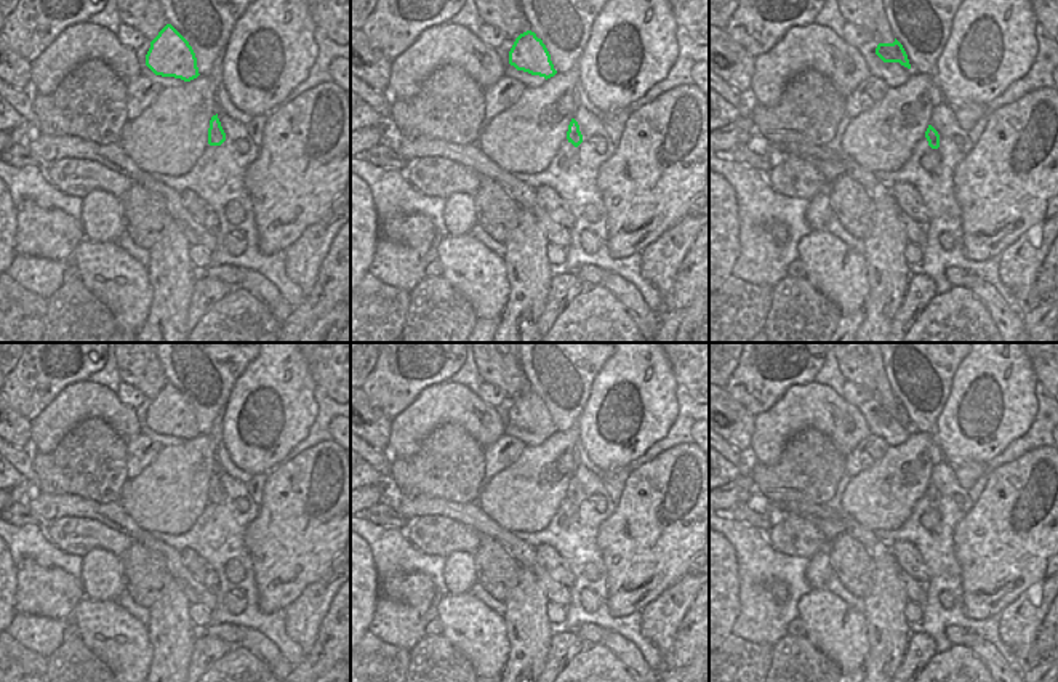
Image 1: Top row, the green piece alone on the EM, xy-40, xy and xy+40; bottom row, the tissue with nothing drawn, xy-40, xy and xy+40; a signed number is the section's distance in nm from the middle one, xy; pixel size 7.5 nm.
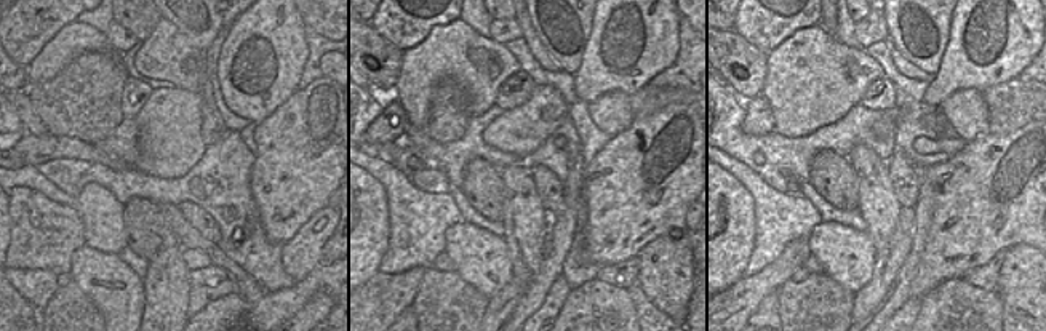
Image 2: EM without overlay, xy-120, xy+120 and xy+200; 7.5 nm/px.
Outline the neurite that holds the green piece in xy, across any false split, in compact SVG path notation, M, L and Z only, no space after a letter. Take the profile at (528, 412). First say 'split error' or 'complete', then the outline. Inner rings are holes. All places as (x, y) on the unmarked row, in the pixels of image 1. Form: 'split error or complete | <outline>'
complete | M527 389L515 397L509 410L509 423L517 429L539 434L546 439L557 432L546 403L531 389Z

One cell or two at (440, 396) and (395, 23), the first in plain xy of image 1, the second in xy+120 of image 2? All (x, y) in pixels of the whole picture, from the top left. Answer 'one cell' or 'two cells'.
two cells

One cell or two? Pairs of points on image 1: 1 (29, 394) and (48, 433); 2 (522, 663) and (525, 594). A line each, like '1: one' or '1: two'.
1: two
2: one

